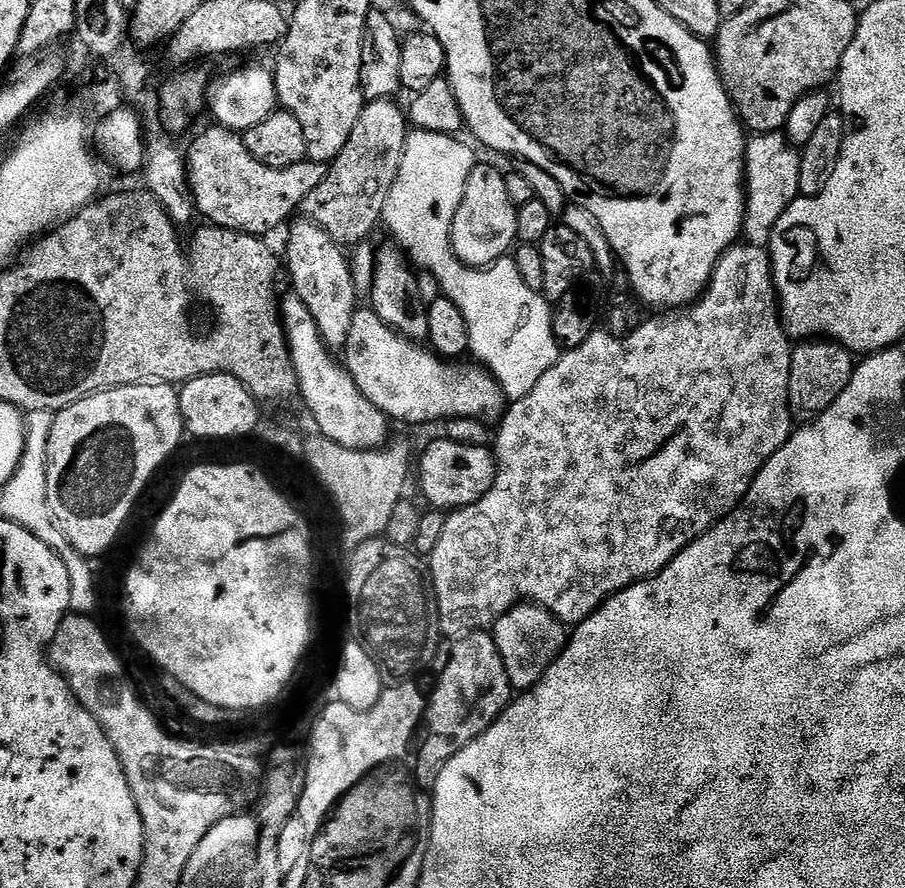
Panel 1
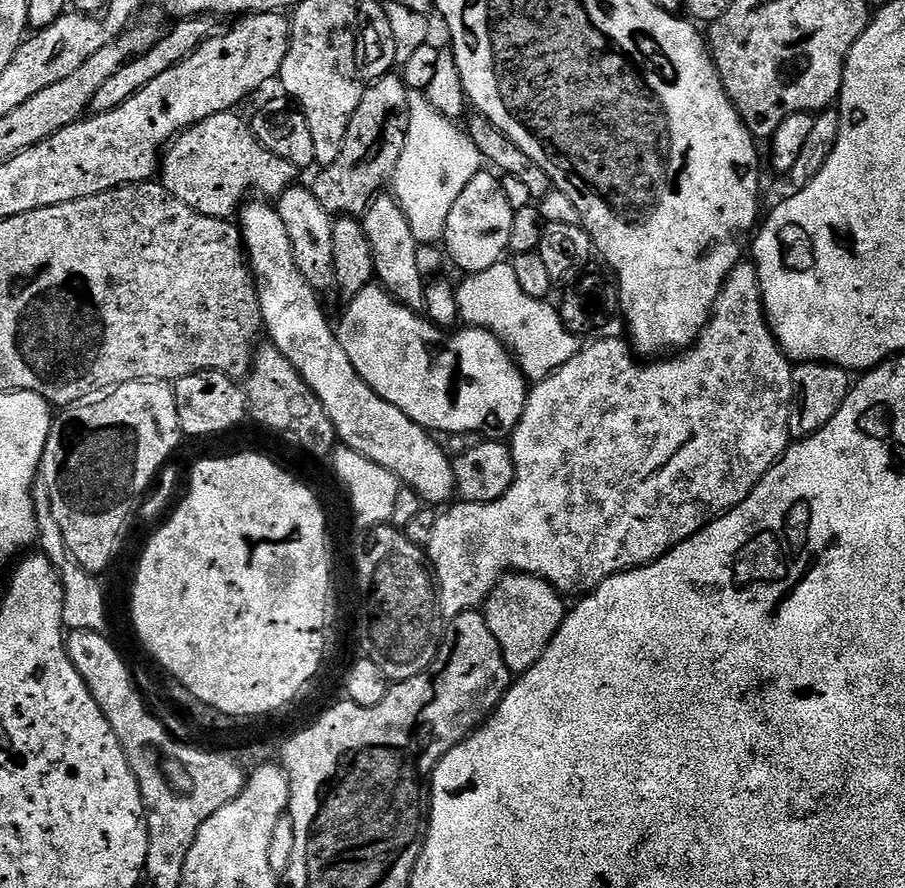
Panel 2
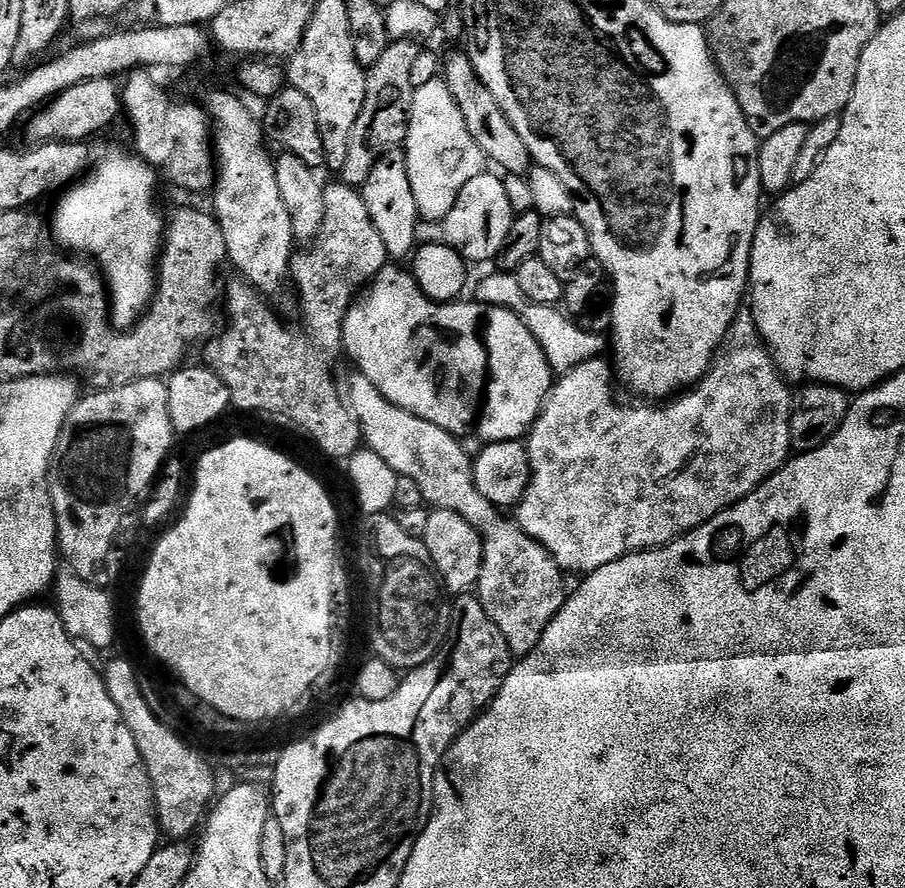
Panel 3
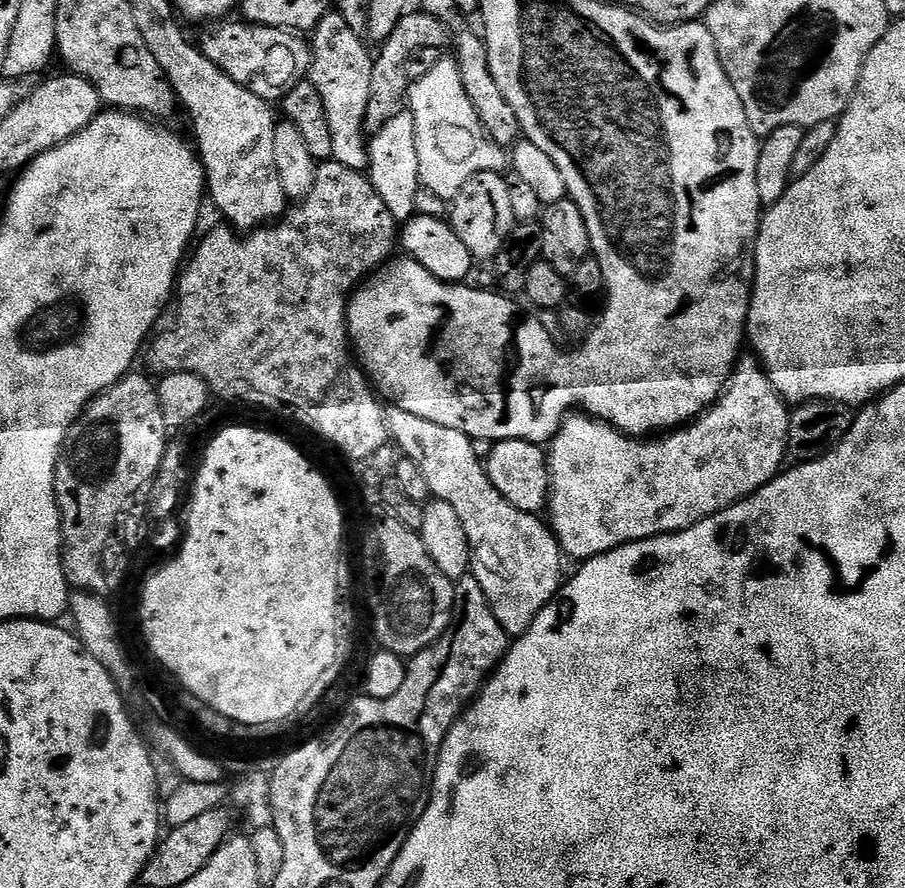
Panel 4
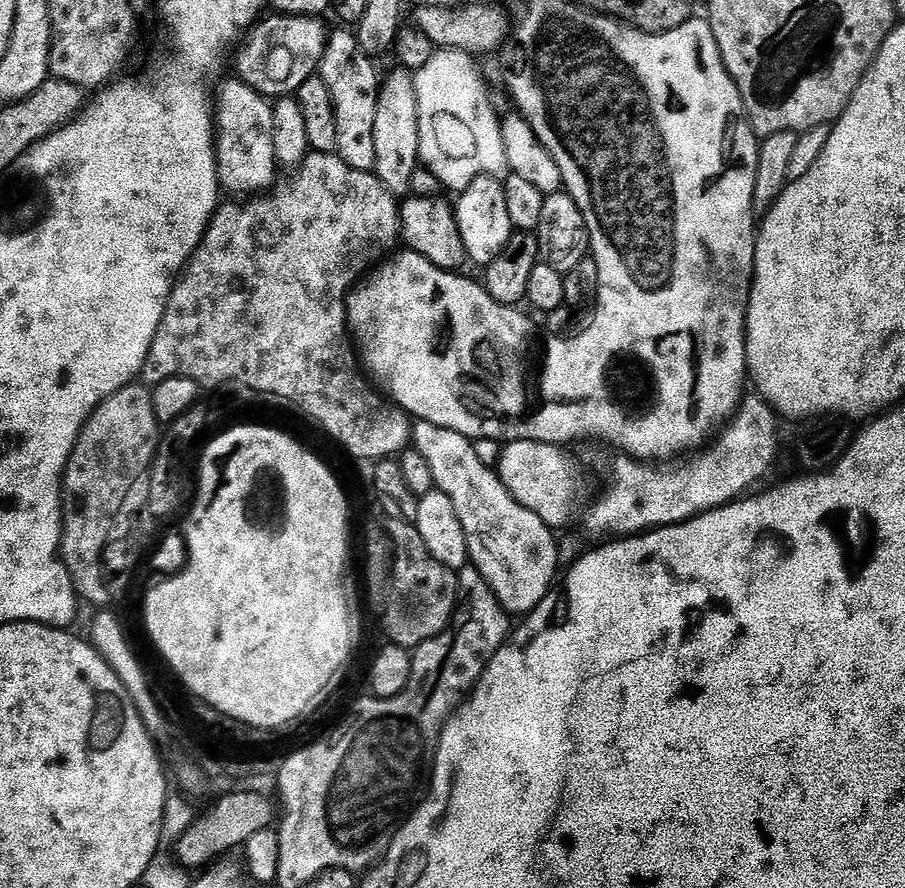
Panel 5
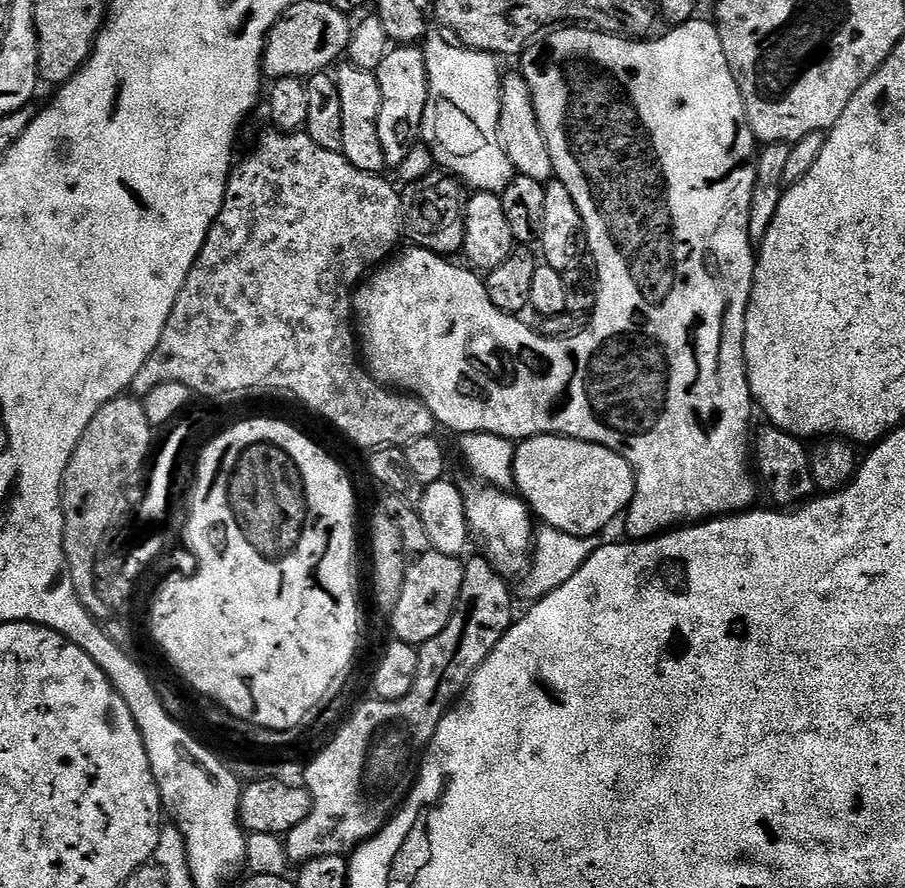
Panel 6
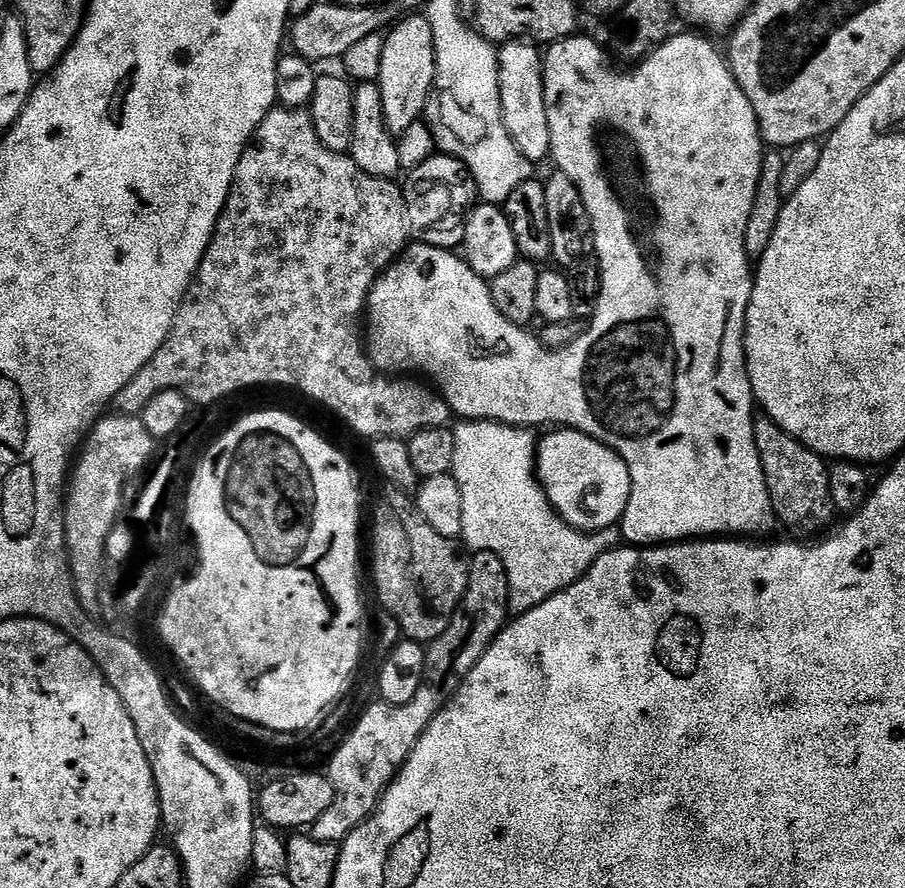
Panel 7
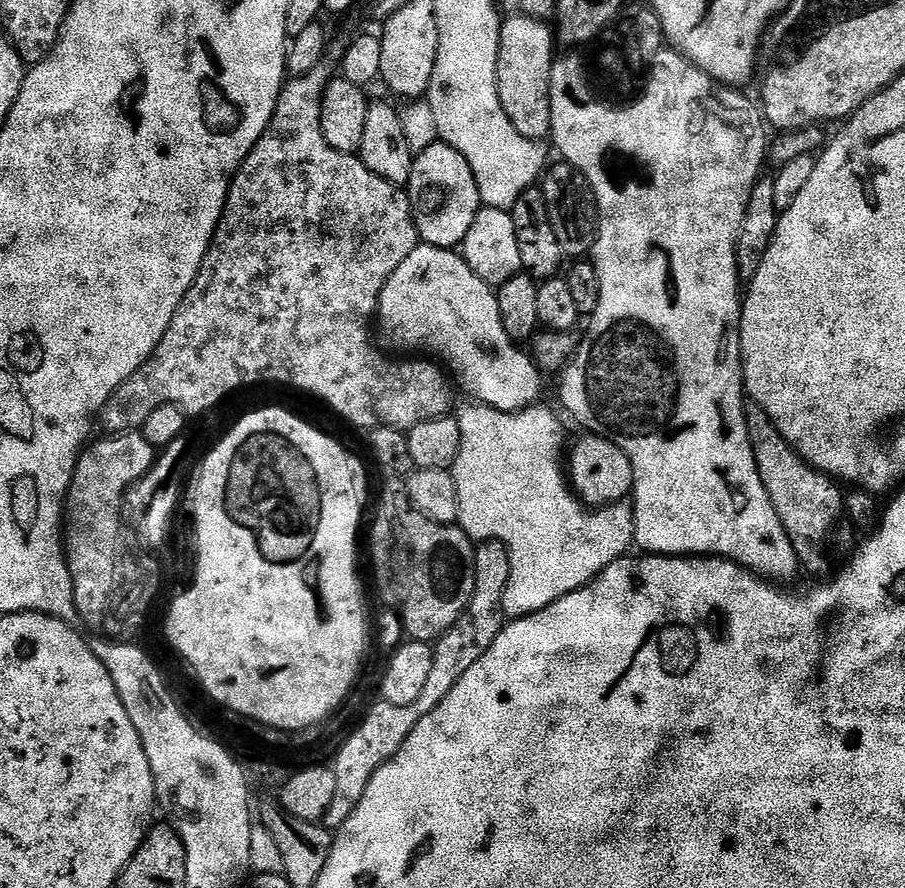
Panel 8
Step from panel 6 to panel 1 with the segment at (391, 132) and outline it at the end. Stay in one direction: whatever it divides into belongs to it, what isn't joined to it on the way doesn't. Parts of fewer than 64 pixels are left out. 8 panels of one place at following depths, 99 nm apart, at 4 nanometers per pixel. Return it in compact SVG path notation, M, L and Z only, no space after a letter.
M387 242L374 252L372 265L372 290L370 307L382 318L387 328L393 328L399 336L417 342L427 341L430 322L422 294L418 290L417 269L410 263L403 248Z

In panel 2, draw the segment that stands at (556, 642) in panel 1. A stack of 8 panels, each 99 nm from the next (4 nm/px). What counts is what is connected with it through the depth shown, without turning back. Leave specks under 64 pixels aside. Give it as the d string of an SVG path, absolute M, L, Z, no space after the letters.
M506 574L494 586L482 605L482 611L486 626L490 626L490 634L494 634L498 641L502 658L506 658L506 666L511 672L519 674L530 670L530 666L546 654L546 646L550 646L564 621L564 600L565 597L557 592L555 586L541 576Z

